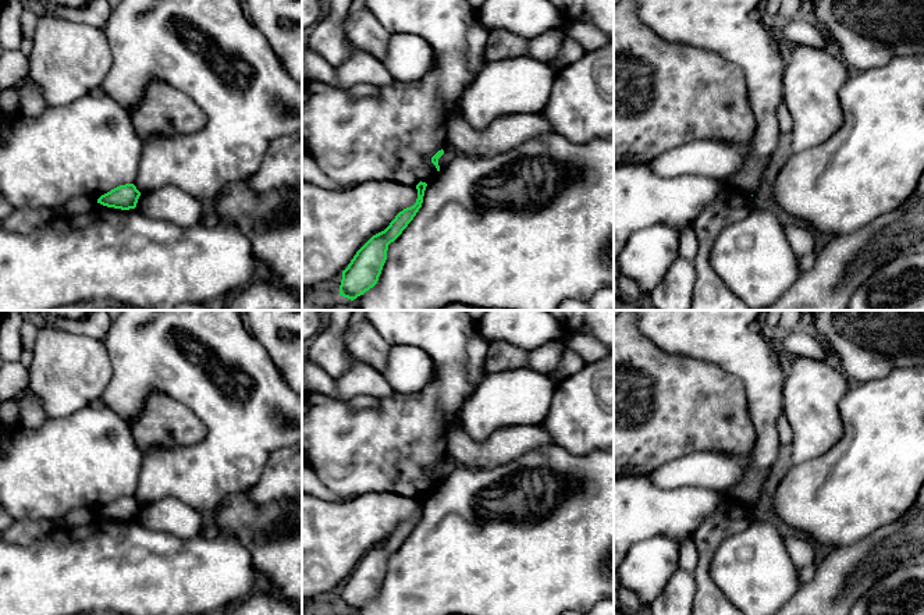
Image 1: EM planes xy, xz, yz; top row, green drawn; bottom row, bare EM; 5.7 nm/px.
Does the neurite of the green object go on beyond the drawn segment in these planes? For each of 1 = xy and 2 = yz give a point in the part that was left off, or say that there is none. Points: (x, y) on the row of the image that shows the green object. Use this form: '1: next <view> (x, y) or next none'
1: next none
2: next none

